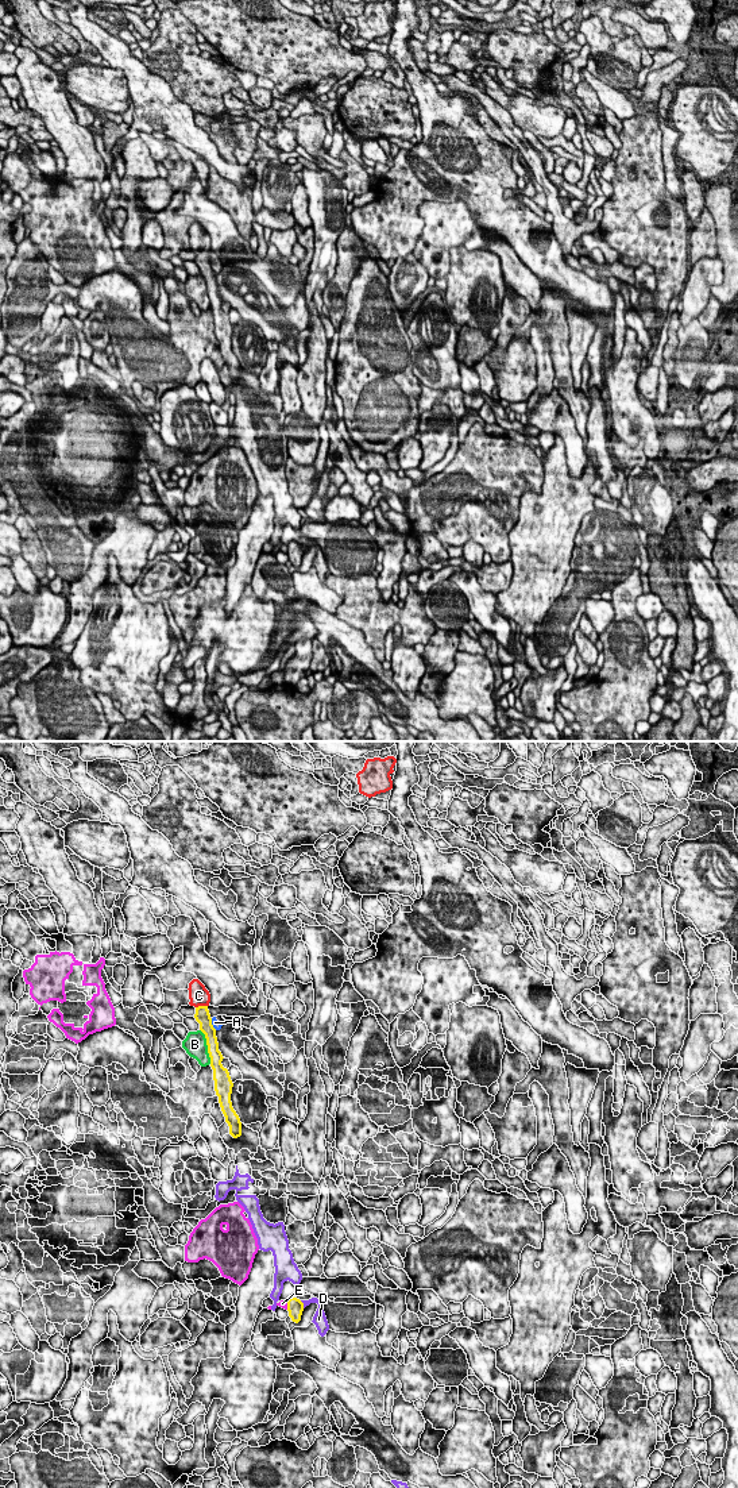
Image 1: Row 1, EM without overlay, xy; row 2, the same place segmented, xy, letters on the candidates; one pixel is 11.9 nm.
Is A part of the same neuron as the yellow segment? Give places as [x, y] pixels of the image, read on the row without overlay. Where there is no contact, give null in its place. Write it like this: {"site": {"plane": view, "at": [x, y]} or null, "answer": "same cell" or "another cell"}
{"site": {"plane": "xy", "at": [211, 268]}, "answer": "another cell"}

